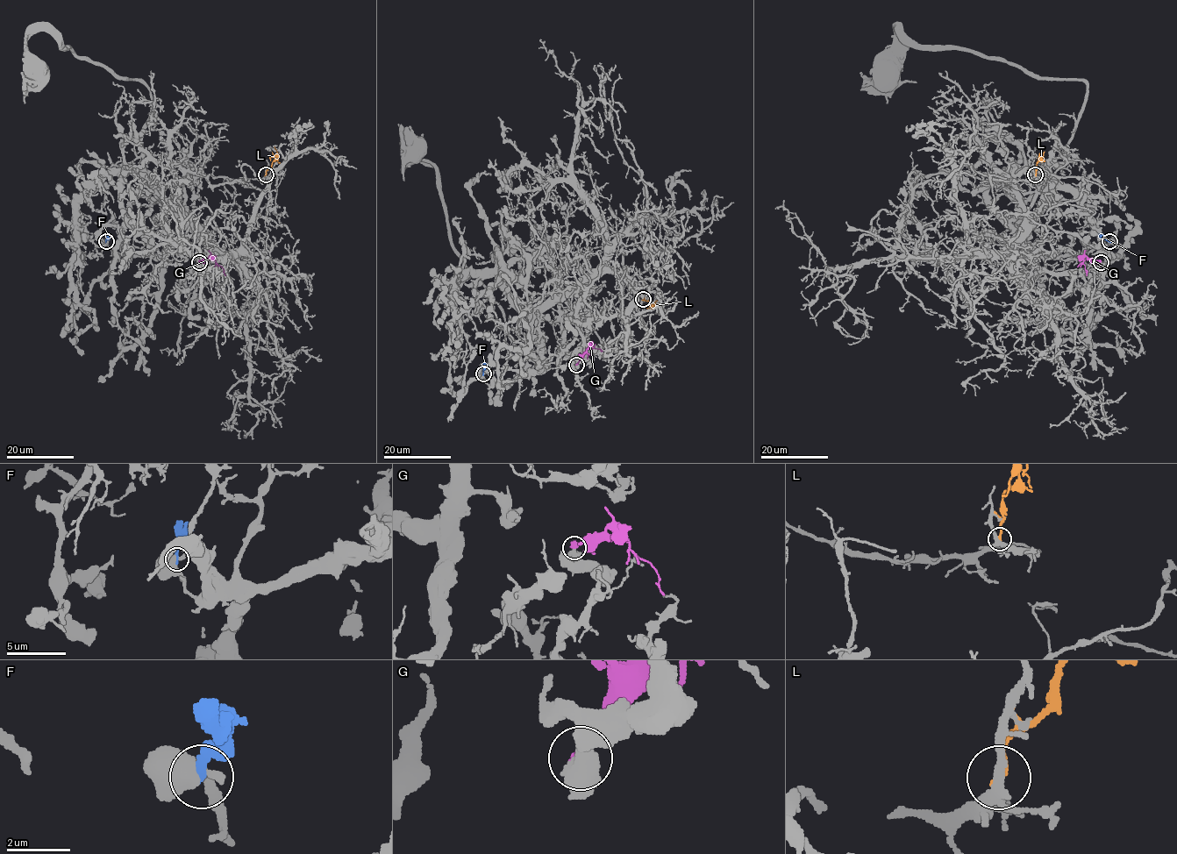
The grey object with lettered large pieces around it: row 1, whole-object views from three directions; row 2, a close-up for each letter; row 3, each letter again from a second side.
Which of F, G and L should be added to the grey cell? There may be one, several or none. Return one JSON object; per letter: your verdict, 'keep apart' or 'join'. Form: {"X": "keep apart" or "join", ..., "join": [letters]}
{"F": "keep apart", "G": "keep apart", "L": "keep apart", "join": []}

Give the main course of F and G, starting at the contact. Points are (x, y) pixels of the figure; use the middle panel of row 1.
F: (483, 373), (483, 362)
G: (577, 364), (588, 349), (593, 346), (602, 351)

